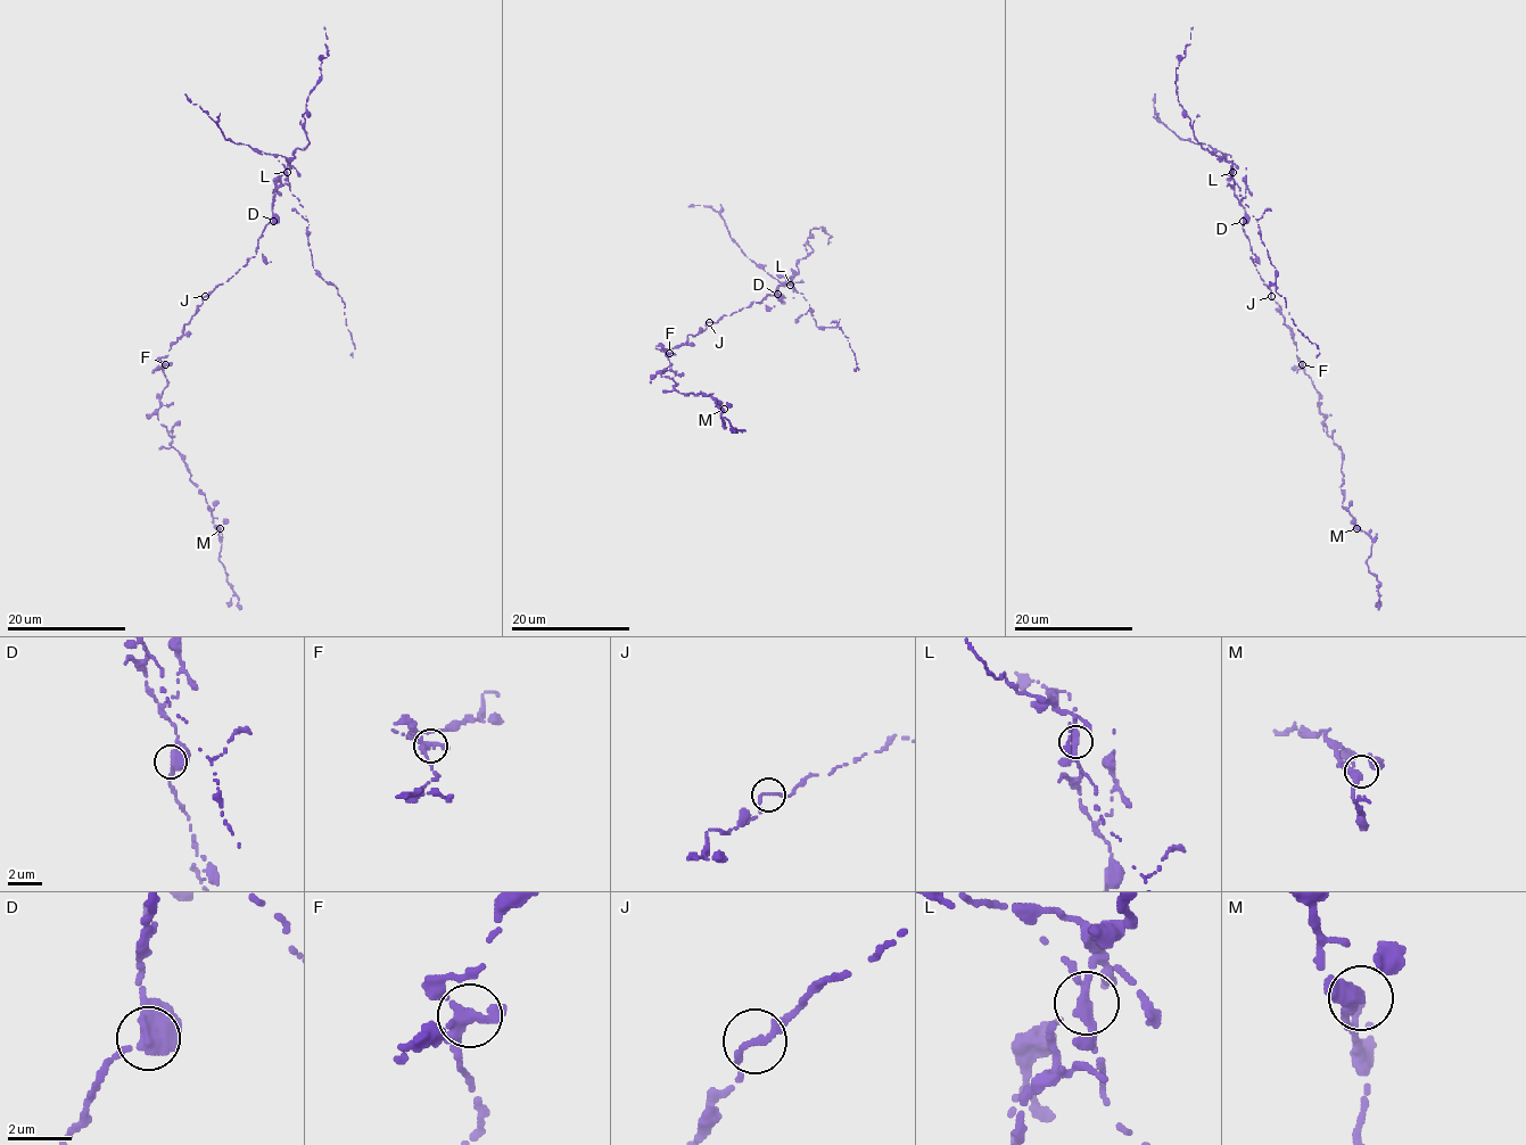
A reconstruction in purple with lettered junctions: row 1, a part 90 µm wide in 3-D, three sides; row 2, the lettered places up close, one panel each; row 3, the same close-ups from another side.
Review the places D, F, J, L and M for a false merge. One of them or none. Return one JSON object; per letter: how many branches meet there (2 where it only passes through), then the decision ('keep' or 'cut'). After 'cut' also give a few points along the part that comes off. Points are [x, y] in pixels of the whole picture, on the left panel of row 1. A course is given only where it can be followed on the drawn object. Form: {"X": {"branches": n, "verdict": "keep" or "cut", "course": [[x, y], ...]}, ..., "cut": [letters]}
{"D": {"branches": 3, "verdict": "keep"}, "F": {"branches": 4, "verdict": "keep"}, "J": {"branches": 2, "verdict": "keep"}, "L": {"branches": 4, "verdict": "cut", "course": [[287, 172], [289, 191], [298, 199], [307, 221], [313, 268], [341, 299], [346, 326], [355, 345], [352, 356]]}, "M": {"branches": 2, "verdict": "keep"}, "cut": ["L"]}

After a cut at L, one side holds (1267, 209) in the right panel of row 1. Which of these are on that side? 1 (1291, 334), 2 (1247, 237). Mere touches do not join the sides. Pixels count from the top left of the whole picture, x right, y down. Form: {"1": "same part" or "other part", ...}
{"1": "other part", "2": "other part"}

